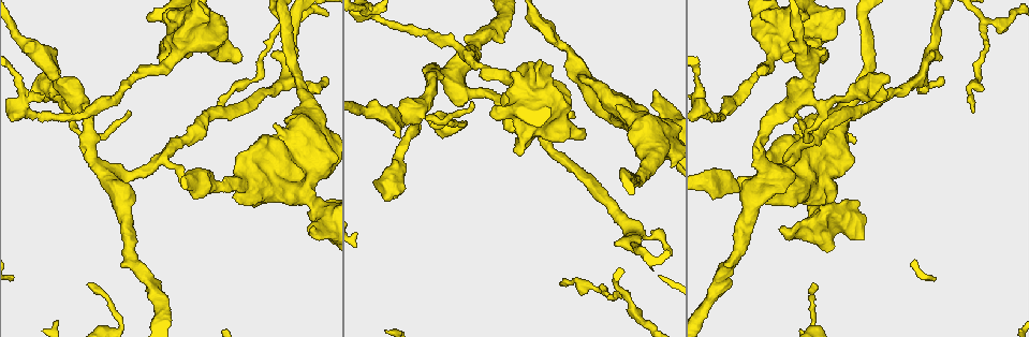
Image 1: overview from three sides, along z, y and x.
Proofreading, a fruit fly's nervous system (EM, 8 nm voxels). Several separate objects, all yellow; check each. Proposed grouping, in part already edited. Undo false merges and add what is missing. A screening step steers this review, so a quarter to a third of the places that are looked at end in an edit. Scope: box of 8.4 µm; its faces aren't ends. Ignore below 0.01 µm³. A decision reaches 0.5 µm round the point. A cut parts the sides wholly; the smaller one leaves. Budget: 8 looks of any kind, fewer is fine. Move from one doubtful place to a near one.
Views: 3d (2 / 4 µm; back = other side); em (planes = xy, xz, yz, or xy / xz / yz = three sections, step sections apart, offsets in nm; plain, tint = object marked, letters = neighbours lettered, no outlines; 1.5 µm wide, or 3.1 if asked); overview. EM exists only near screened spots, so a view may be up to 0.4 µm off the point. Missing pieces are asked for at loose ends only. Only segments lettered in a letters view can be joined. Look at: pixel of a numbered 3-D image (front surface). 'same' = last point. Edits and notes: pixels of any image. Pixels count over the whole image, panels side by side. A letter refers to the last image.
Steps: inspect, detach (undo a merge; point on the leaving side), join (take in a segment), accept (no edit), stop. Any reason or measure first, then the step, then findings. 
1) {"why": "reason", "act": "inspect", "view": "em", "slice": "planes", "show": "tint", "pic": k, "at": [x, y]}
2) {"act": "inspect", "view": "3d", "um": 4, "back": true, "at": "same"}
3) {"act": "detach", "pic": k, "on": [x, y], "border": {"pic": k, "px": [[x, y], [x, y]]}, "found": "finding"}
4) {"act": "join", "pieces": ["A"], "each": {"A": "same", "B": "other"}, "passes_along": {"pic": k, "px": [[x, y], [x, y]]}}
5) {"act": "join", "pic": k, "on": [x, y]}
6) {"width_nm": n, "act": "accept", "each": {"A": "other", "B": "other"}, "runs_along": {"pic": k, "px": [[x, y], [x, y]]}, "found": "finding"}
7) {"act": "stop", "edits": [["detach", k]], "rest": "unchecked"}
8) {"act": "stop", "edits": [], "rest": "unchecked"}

{"why": "calibre changes", "act": "inspect", "view": "3d", "um": 2, "pic": 1, "at": [659, 105]}

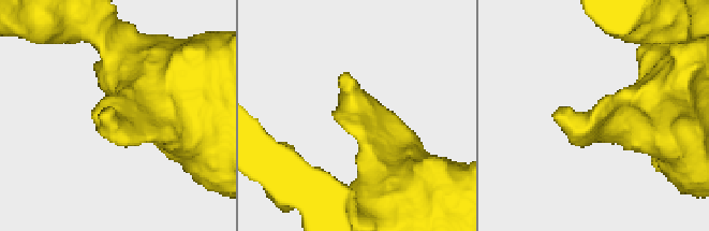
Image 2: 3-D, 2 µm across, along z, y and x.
{"act": "inspect", "view": "em", "slice": "planes", "show": "letters", "pic": 2, "at": [595, 118]}

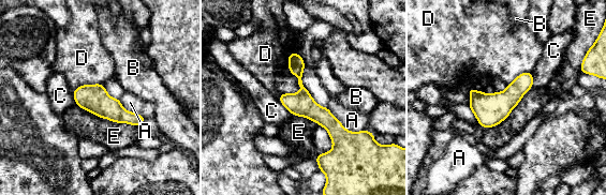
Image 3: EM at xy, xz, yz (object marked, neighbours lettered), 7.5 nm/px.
{"act": "accept", "each": {"A": "other", "B": "other", "C": "other", "D": "other", "E": "other"}, "border": {"pic": 3, "px": [[75, 103], [99, 117], [137, 126]]}, "found": "all the same cell"}

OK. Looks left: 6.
{"why": "free end", "act": "inspect", "view": "em", "slice": "xy", "step": 8, "show": "letters", "pic": 1, "at": [129, 111]}

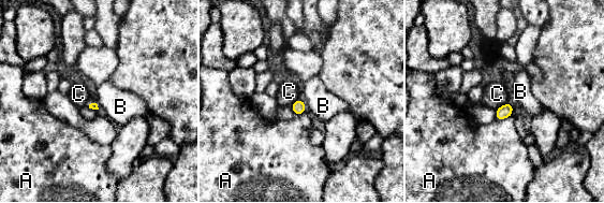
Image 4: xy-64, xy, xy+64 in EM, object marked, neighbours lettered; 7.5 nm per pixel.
{"longest_contact_nm": ["C", 130], "act": "join", "pieces": ["B"], "each": {"A": "other", "B": "same", "C": "other"}, "passes_along": {"pic": 4, "px": [[298, 106], [304, 104], [323, 105]]}, "found": "it goes on there"}

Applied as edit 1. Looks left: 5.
{"act": "inspect", "view": "overview"}

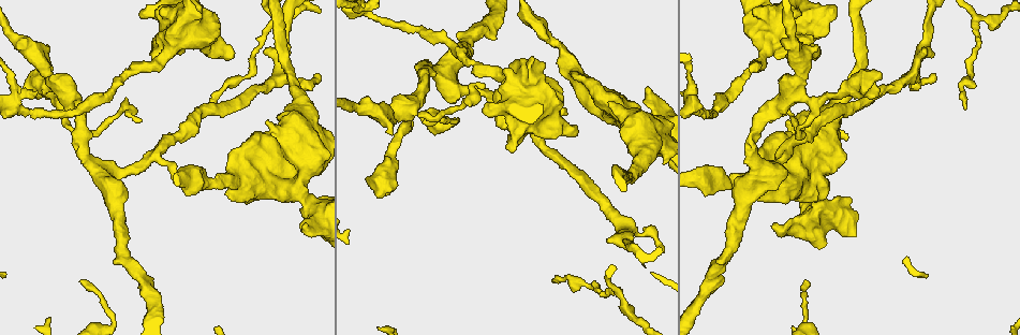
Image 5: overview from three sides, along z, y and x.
{"why": "thick end", "act": "inspect", "view": "em", "slice": "planes", "show": "letters", "pic": 5, "at": [794, 16]}

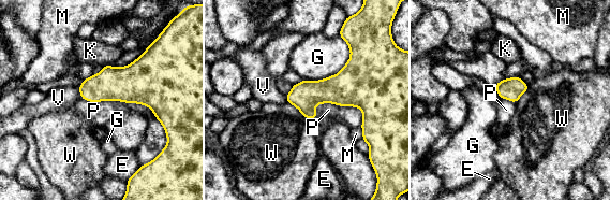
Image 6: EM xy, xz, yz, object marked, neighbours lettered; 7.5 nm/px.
{"act": "accept", "each": {"E": "other", "G": "other", "K": "other", "M": "other", "P": "other", "V": "other", "W": "other"}, "border": {"pic": 6, "px": [[313, 106], [357, 106], [362, 123]]}, "found": "no lettered segment goes on from it"}

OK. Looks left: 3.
{"act": "stop", "edits": [["join", 4]], "rest": "unchecked"}

